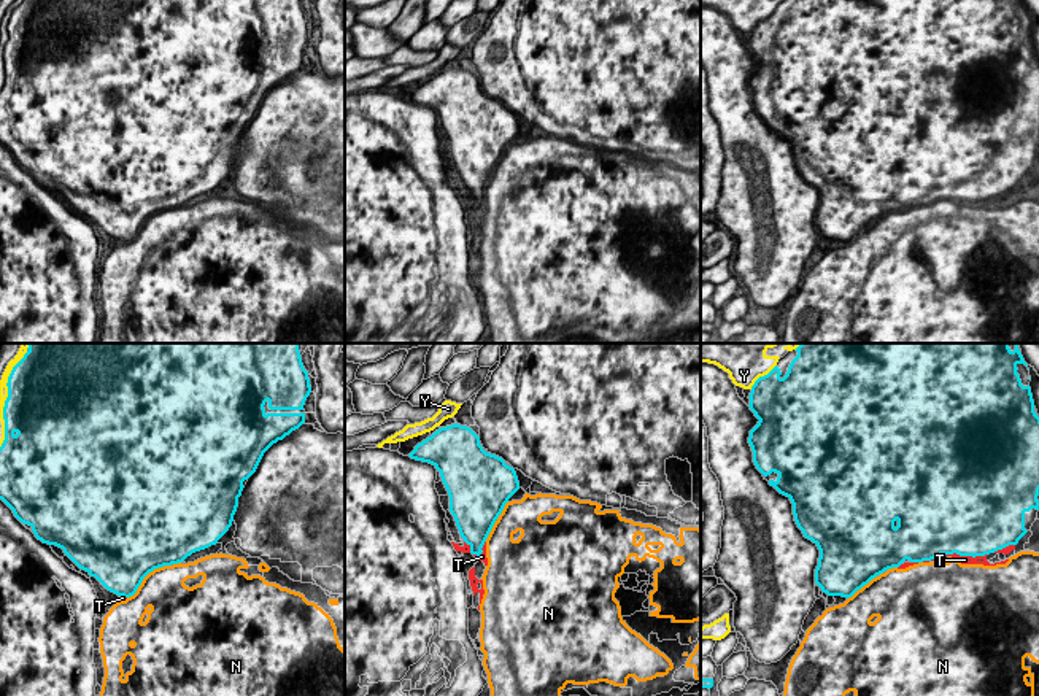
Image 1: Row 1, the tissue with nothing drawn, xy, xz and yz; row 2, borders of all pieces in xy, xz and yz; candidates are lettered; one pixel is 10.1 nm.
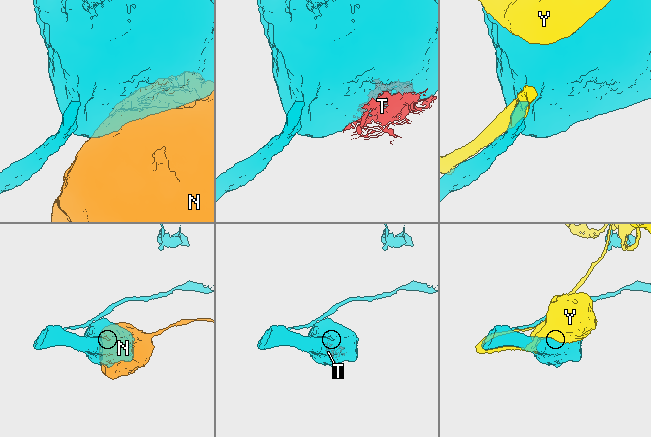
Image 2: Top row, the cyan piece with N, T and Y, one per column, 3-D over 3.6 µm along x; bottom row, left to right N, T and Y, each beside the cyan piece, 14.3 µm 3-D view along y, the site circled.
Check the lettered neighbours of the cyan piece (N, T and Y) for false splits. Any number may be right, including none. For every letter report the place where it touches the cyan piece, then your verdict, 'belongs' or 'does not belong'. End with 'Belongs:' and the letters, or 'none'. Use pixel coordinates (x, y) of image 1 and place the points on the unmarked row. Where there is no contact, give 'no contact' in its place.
N: xy (146, 218) | does not belong
T: yz (954, 196) | does not belong
Y: yz (761, 21) | does not belong
Belongs: none

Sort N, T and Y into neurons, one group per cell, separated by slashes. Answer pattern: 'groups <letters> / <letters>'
groups N T / Y

